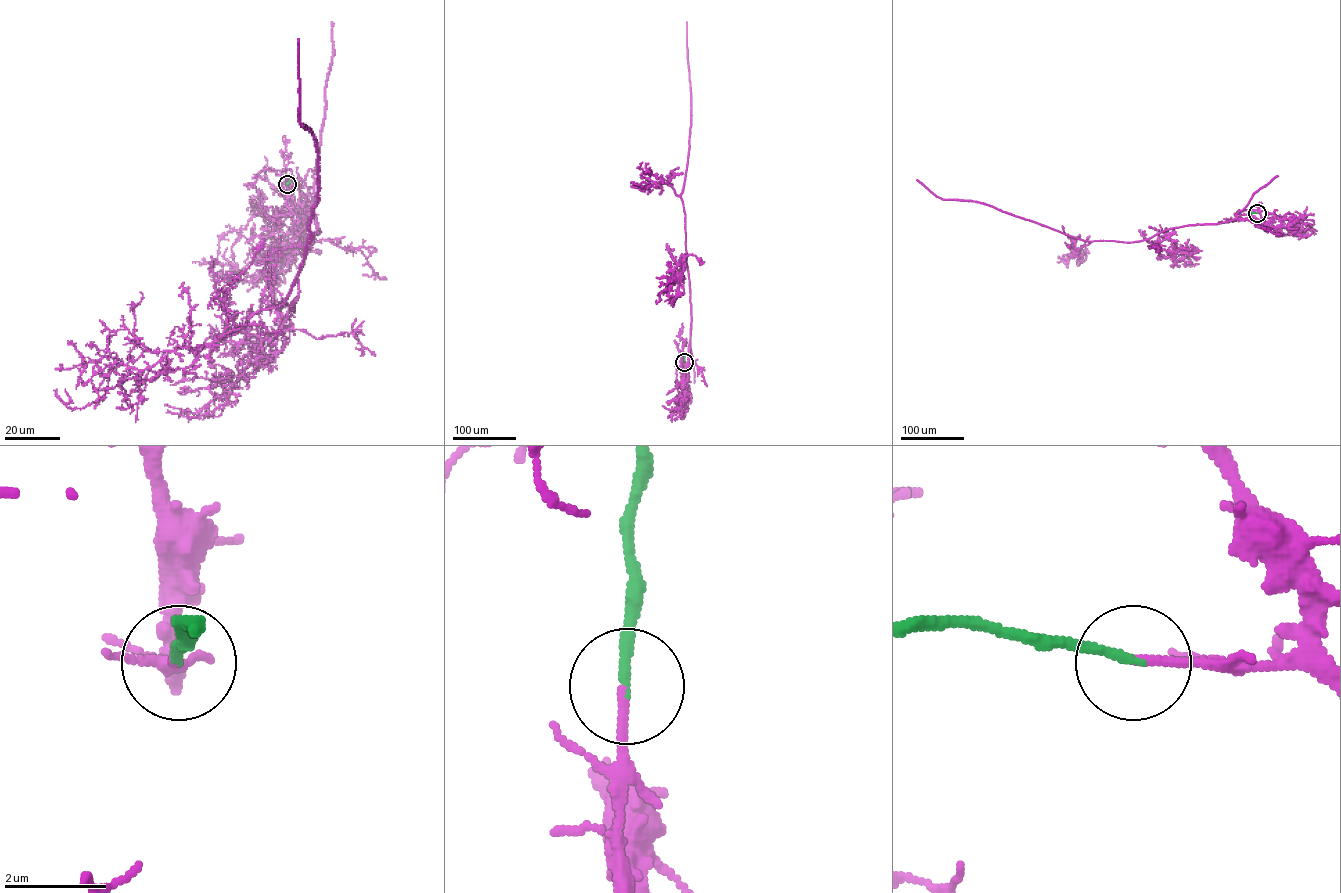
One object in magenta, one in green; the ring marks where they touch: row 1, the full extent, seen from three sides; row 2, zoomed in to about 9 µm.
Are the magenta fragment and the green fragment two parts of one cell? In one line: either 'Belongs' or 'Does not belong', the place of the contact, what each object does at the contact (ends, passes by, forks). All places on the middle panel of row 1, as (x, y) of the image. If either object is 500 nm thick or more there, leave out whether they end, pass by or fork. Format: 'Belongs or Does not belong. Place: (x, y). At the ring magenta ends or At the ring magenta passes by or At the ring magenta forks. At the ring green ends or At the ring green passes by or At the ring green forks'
Belongs. Place: (684, 362). At the ring magenta ends. At the ring green ends

